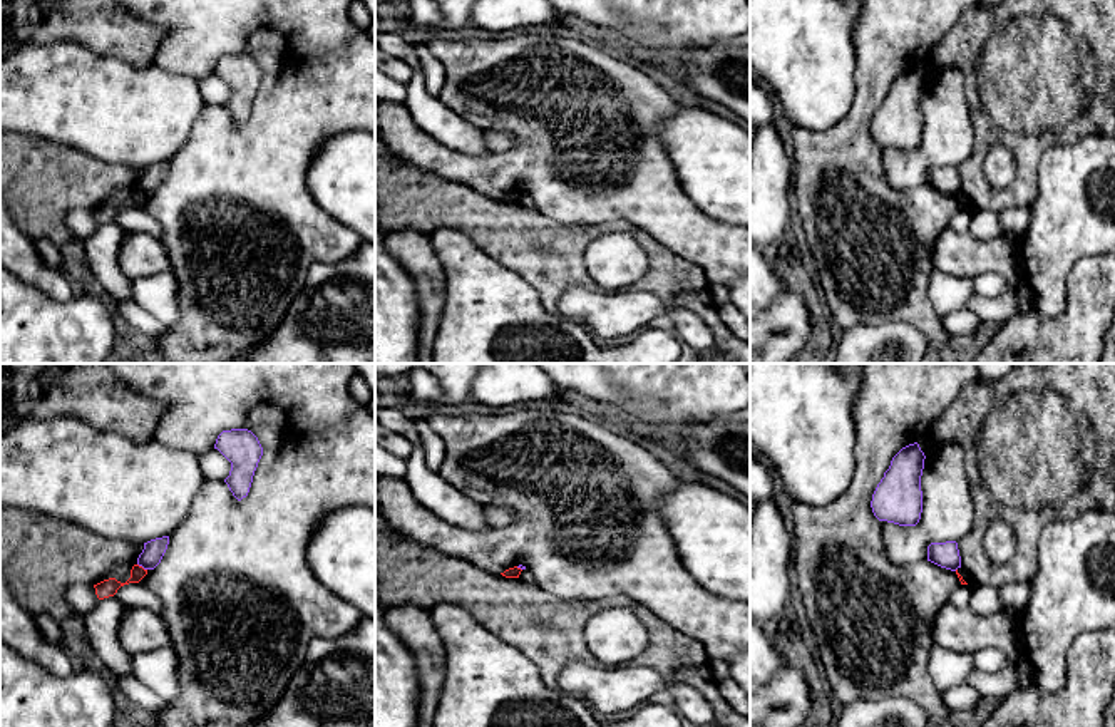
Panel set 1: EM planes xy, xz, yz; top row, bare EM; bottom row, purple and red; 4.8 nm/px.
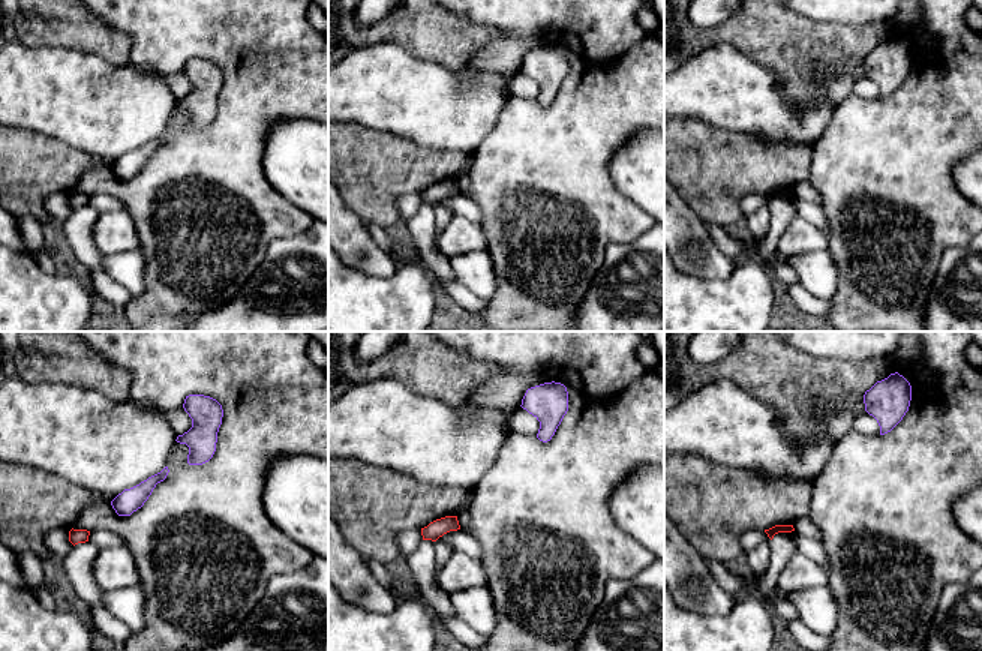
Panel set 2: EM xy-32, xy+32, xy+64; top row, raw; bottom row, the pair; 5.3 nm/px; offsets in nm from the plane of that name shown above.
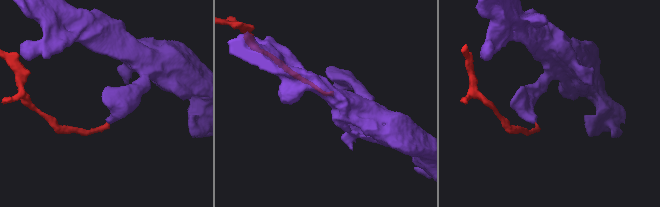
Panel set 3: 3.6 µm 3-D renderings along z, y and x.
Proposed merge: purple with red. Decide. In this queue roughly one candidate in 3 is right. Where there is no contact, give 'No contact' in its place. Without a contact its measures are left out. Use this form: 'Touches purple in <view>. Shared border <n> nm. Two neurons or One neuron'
Touches purple in xy. Shared border 60 nm. Two neurons

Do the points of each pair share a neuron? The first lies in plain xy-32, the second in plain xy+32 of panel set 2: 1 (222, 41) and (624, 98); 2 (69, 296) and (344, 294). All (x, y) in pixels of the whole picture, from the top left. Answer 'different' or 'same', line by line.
1: same
2: same

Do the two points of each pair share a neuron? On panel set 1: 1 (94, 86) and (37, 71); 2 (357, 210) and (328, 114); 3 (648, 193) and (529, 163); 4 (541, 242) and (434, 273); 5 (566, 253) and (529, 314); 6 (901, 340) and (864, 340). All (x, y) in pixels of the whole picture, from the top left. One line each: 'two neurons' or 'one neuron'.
1: one neuron
2: two neurons
3: one neuron
4: two neurons
5: two neurons
6: one neuron

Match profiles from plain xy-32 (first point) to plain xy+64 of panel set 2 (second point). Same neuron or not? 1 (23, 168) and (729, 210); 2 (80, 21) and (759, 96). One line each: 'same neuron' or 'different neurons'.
1: same neuron
2: different neurons

